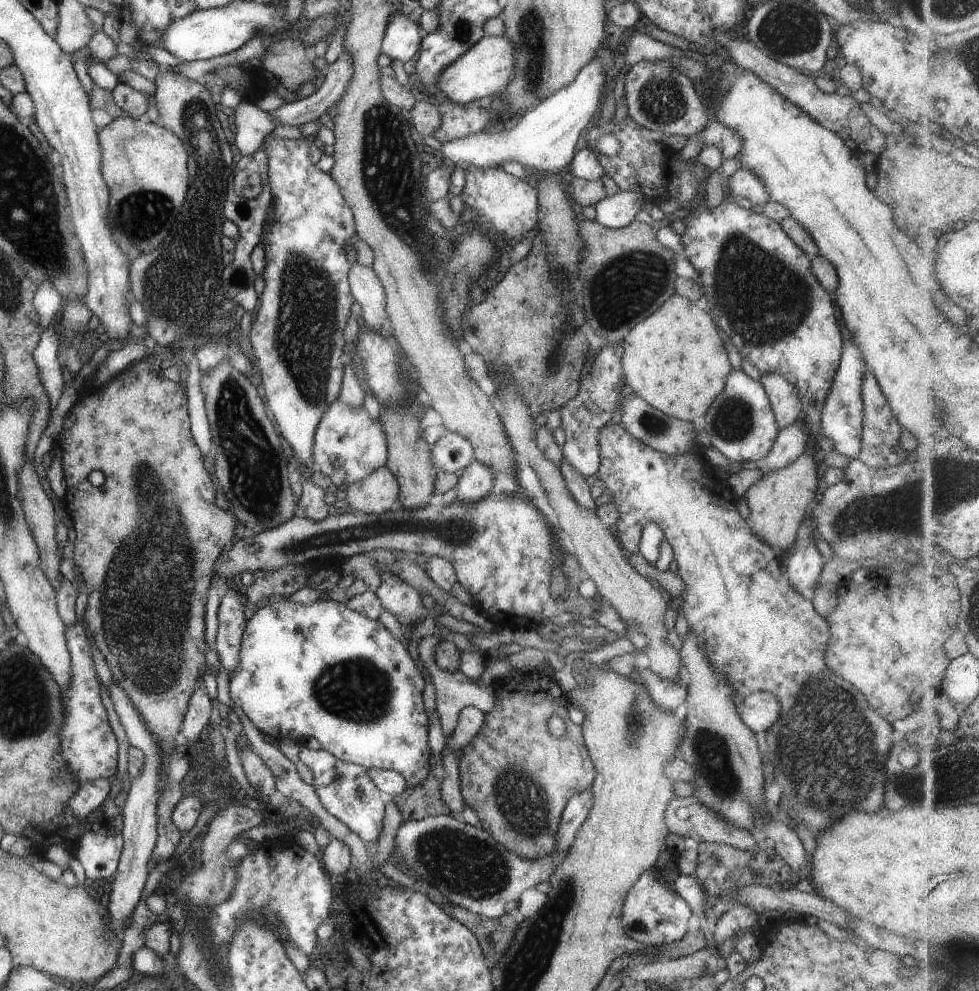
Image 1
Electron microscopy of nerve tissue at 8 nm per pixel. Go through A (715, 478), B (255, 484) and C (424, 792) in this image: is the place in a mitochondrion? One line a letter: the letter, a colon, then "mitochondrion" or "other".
A: other
B: mitochondrion
C: other

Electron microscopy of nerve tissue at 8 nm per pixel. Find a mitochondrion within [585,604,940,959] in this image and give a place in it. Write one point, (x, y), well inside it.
(822, 779)

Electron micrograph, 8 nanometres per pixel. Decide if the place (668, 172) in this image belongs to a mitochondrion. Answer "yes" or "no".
no

